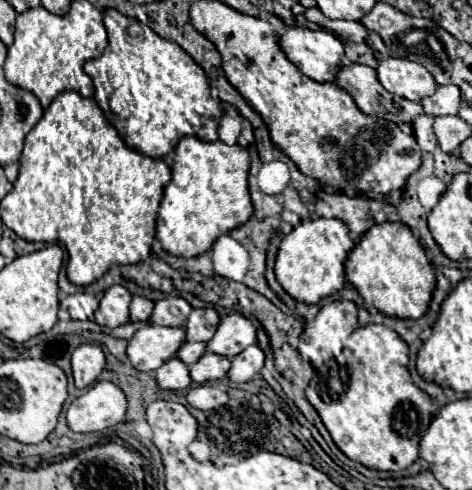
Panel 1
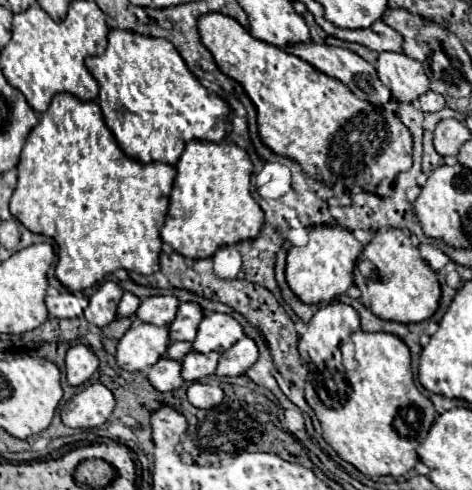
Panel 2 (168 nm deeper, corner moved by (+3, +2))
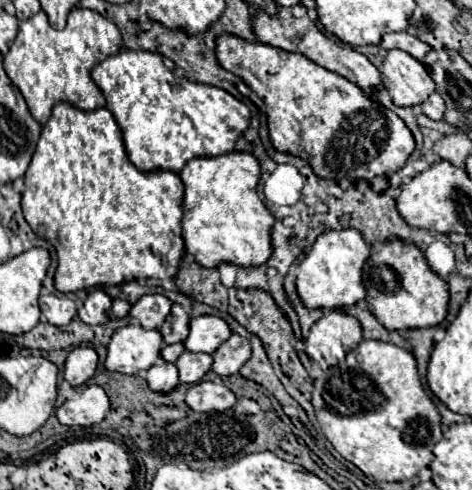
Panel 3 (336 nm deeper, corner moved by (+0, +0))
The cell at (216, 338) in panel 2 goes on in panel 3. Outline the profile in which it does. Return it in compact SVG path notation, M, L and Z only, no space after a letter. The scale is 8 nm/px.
M201 315L189 321L189 335L183 341L185 349L191 353L213 353L221 343L231 337L231 329L221 317Z

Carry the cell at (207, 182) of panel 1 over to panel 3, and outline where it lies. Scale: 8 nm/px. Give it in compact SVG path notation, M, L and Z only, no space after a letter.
M225 153L219 157L195 157L179 173L185 183L183 239L185 249L203 267L233 263L259 267L271 253L271 227L275 217L257 195L261 177L259 161L251 153Z

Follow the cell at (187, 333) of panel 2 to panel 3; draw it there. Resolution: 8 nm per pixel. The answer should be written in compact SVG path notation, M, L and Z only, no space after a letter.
M173 305L171 313L167 315L165 323L161 325L159 333L163 335L163 343L181 343L187 337L187 323L191 319L191 313L183 305Z

